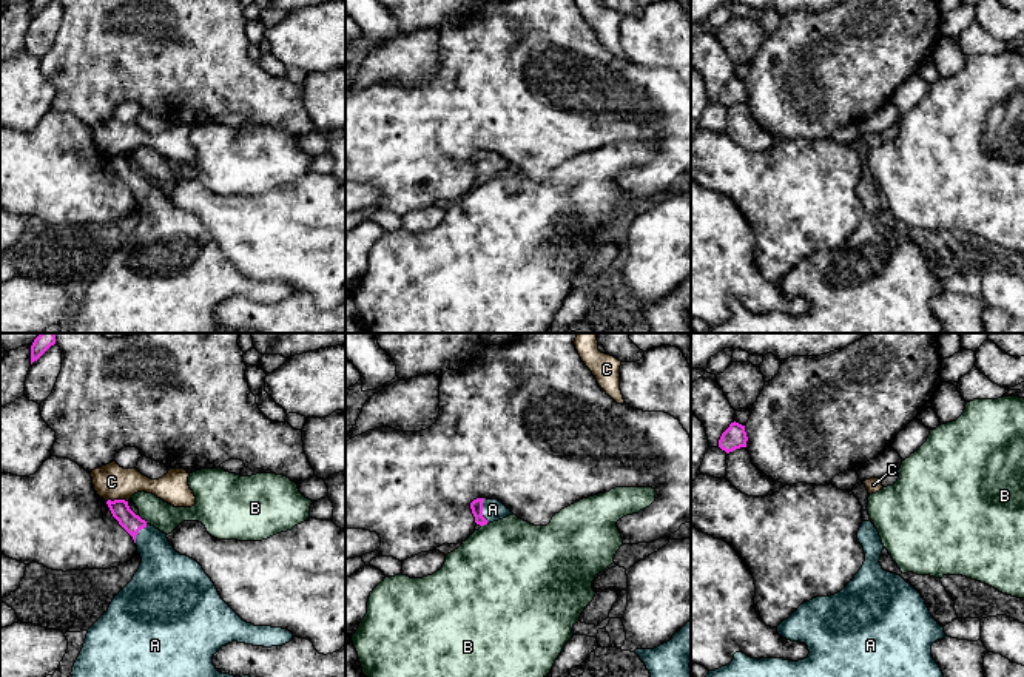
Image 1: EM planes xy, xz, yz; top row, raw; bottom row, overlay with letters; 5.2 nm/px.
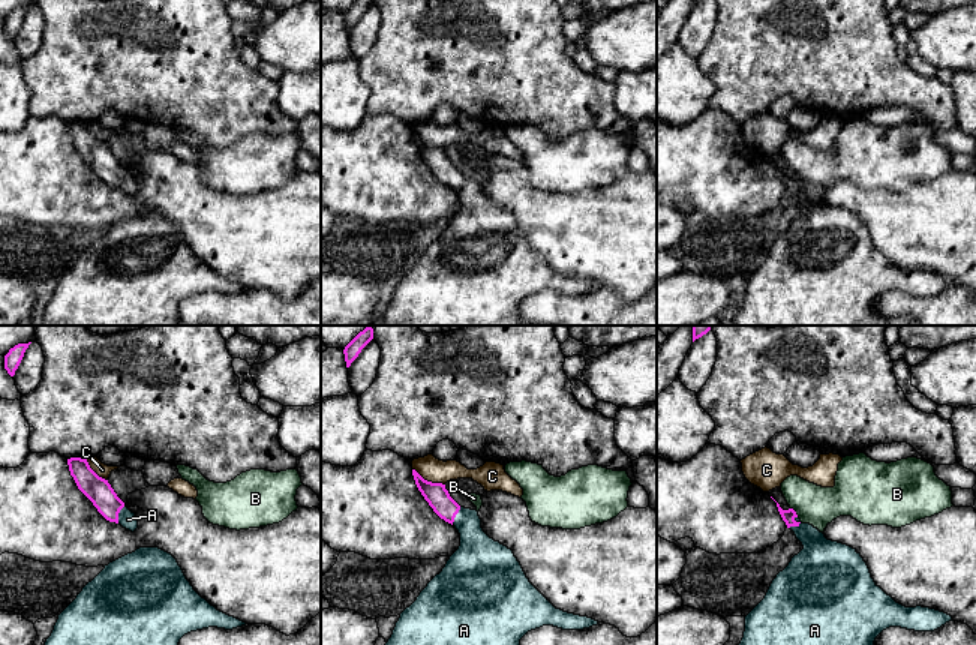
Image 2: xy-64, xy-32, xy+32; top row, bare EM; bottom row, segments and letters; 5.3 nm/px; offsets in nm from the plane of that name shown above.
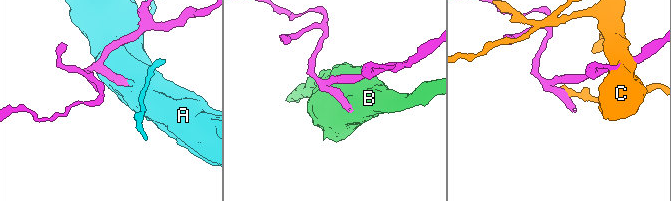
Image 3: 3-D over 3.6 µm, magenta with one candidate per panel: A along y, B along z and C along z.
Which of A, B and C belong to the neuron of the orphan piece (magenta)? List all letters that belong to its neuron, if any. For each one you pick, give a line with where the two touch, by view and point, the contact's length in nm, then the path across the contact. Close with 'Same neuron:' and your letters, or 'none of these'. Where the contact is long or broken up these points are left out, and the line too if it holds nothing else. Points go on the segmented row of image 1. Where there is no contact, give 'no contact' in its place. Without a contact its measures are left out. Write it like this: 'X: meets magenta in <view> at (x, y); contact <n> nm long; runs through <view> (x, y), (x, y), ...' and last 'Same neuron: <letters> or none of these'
A: meets magenta in xz at (481, 511); contact 140 nm long; runs through xz (477, 505), (481, 511), (492, 509)
Same neuron: A

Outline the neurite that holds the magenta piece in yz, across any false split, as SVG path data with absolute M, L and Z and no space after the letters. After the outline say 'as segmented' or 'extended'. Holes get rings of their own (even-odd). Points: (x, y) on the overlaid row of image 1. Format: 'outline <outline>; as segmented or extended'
outline M731 423L729 427L722 433L720 440L719 440L719 447L722 450L725 450L726 453L740 449L740 447L746 447L746 432L745 432L745 426L739 424L739 423Z; as segmented

